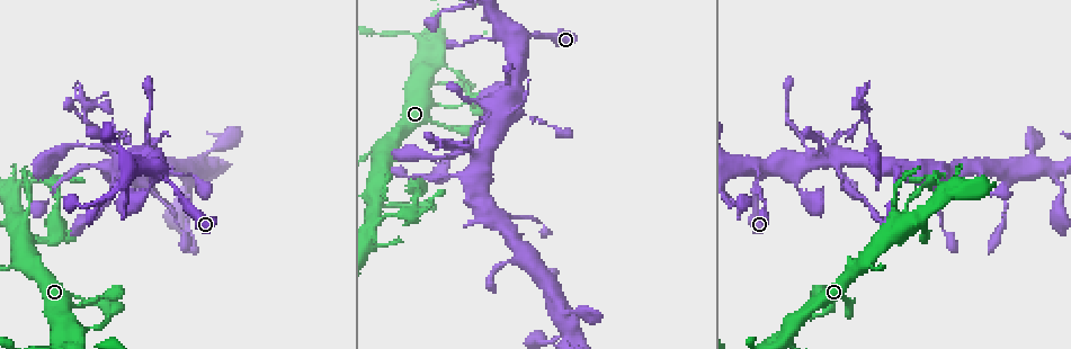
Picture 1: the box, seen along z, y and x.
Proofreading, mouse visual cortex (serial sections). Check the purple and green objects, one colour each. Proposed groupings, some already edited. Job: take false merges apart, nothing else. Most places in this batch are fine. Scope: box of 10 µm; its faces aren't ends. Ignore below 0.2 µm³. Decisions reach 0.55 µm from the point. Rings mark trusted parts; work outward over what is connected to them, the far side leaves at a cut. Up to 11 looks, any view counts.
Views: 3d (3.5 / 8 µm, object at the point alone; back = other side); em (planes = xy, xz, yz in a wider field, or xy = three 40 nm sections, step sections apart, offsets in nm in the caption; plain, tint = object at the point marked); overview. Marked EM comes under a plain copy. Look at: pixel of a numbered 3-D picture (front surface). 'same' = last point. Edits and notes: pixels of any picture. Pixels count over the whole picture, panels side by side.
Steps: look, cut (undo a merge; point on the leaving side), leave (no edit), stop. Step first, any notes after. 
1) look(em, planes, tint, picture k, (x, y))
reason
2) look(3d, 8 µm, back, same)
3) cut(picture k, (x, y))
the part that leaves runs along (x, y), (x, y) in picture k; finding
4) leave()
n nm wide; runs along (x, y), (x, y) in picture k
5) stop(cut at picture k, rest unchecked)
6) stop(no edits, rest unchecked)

look(3d, 3.5 µm, picture 1, (160, 172))
thin neck

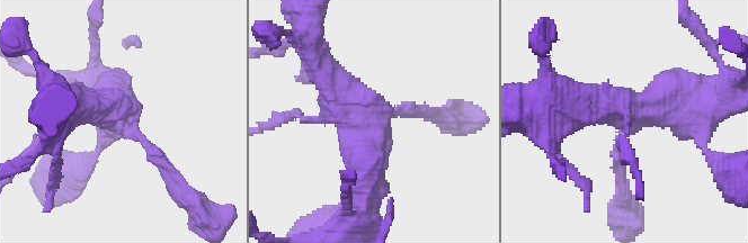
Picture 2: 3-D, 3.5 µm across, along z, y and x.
look(em, xy, step 1, tint, picture 2, (119, 114))
need the tissue

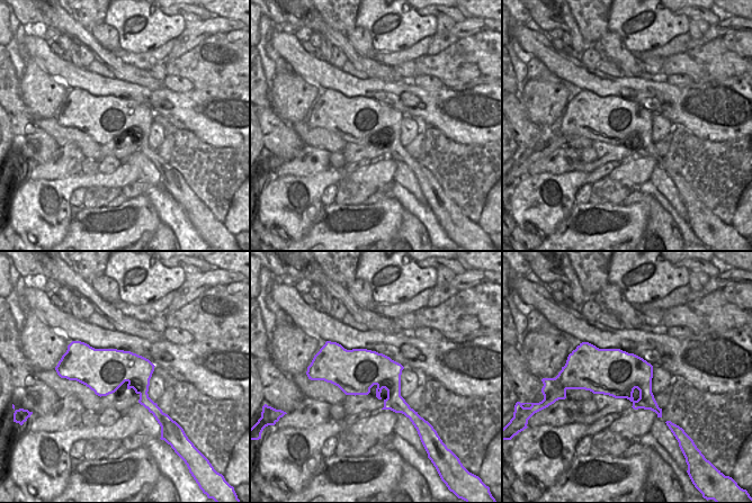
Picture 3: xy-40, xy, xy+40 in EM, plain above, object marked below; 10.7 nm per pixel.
leave()
500 nm wide; runs along (622, 170), (620, 140), (642, 108), (709, 101) in picture 2; one cell here

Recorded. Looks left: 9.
look(3d, 3.5 µm, picture 1, (137, 178))
thick turns thin

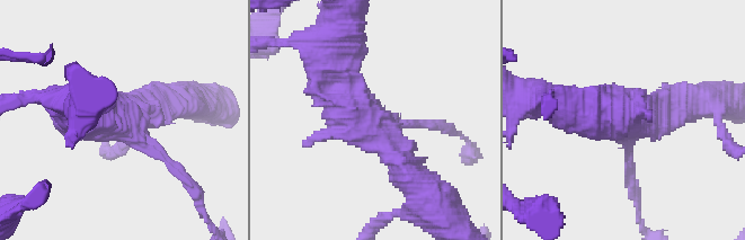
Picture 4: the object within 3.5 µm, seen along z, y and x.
look(em, xy, step 3, tint, picture 4, (124, 114))

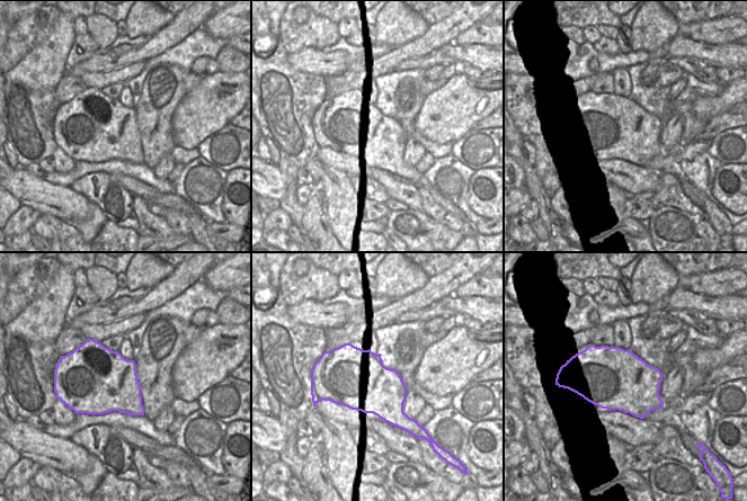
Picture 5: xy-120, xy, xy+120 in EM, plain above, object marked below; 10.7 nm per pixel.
leave()
runs along (326, 80), (406, 150), (419, 187) in picture 4; one cell here

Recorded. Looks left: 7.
look(3d, 8 µm, picture 1, (1051, 173))
sharp bend

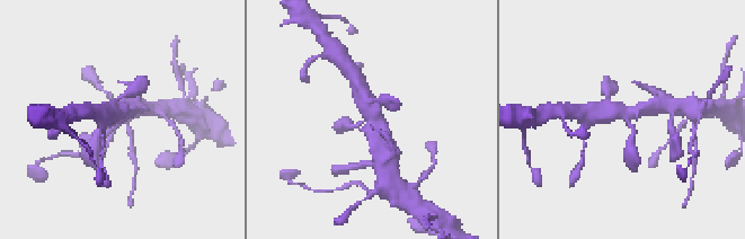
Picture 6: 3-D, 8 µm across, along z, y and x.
look(3d, 3.5 µm, same)

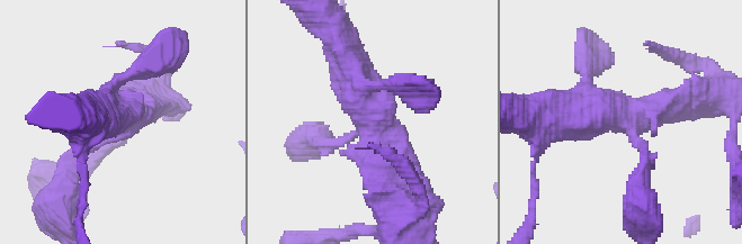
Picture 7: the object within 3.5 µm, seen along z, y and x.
look(em, xy, step 3, tint, picture 7, (625, 119))
need the tissue

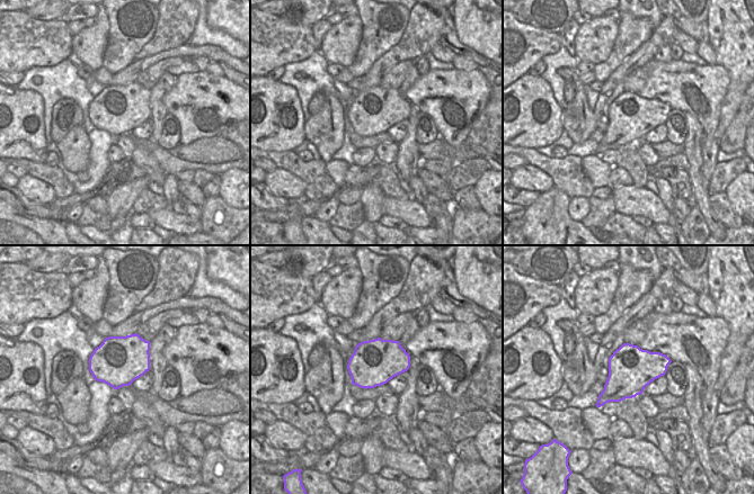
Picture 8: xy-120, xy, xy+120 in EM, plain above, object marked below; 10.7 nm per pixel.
leave()
runs along (561, 122), (622, 115), (644, 166) in picture 7; continuous, no second cell

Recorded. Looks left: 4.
look(3d, 3.5 µm, picture 1, (26, 258))
thin arm on a thick one

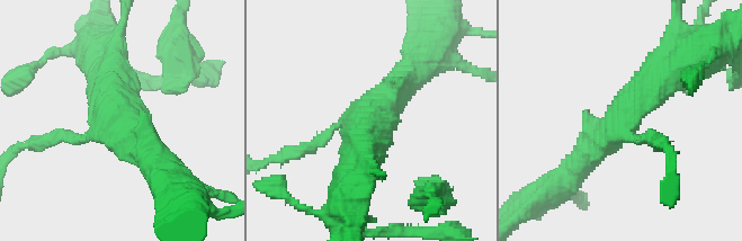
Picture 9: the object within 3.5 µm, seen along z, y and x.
look(em, xy, step 2, tint, picture 9, (370, 116))
need the tissue

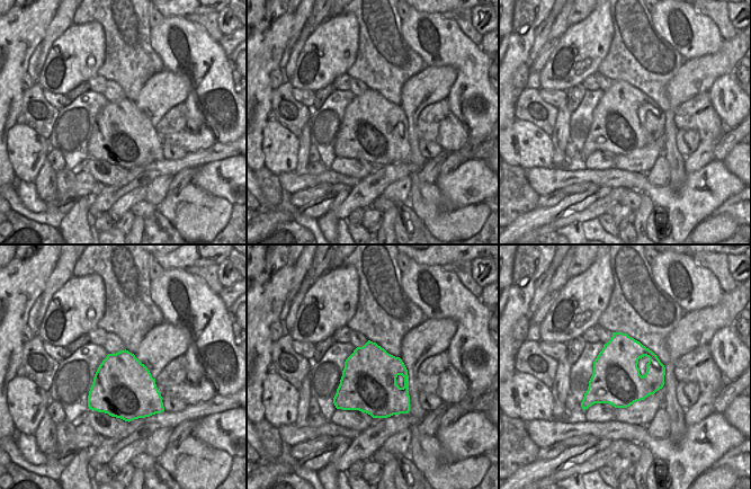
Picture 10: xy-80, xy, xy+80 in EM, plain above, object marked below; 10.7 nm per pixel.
look(em, xy, step 5, tint, same)
another direction

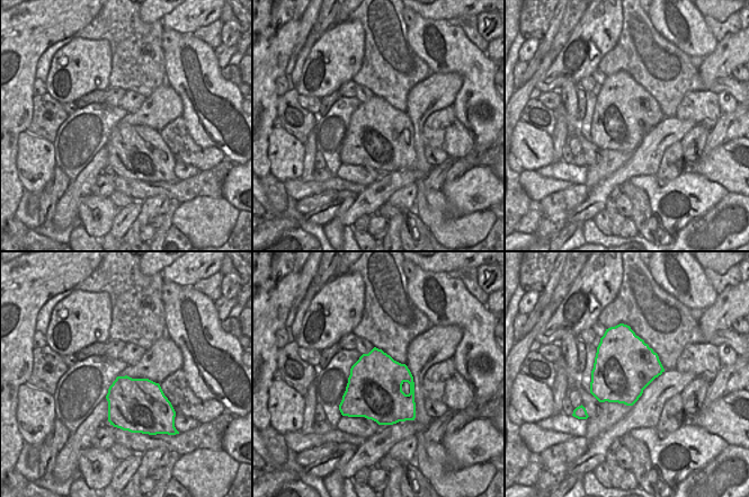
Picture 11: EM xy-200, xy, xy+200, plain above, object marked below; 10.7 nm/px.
leave()
arms of 150, 450, 450 nm; runs along (574, 169), (652, 82), (676, 72) in picture 9; continuous, no second cell

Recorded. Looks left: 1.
stop(no edits, rest unchecked)

